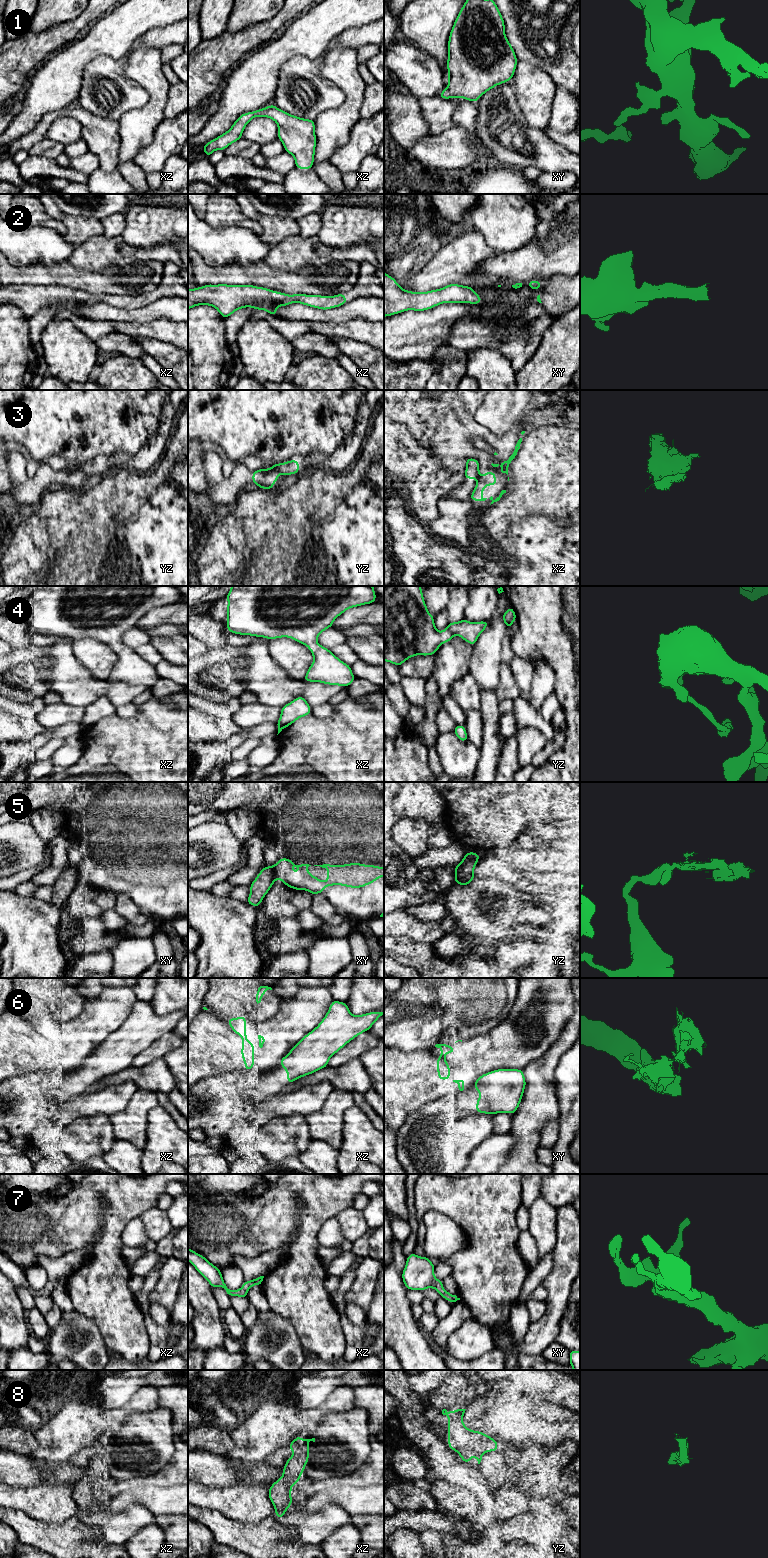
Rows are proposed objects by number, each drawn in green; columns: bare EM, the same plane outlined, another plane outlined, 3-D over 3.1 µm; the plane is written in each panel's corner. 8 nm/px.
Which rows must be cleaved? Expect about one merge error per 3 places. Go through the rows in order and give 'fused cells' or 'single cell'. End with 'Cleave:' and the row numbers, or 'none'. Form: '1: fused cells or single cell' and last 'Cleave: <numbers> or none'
1: single cell
2: single cell
3: fused cells
4: single cell
5: fused cells
6: fused cells
7: single cell
8: single cell
Cleave: 3, 5, 6

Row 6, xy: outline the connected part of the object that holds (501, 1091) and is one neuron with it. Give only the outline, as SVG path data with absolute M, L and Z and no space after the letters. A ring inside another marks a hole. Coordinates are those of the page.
M496 1069L479 1076L473 1086L480 1093L476 1113L513 1115L521 1103L525 1087L521 1069Z

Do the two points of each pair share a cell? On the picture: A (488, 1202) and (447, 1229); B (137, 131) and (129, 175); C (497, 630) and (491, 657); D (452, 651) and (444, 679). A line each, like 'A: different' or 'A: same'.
A: different
B: different
C: same
D: same

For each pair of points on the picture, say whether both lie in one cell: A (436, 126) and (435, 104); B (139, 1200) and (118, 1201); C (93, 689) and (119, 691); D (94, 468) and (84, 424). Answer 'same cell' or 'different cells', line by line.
A: same cell
B: same cell
C: same cell
D: same cell

